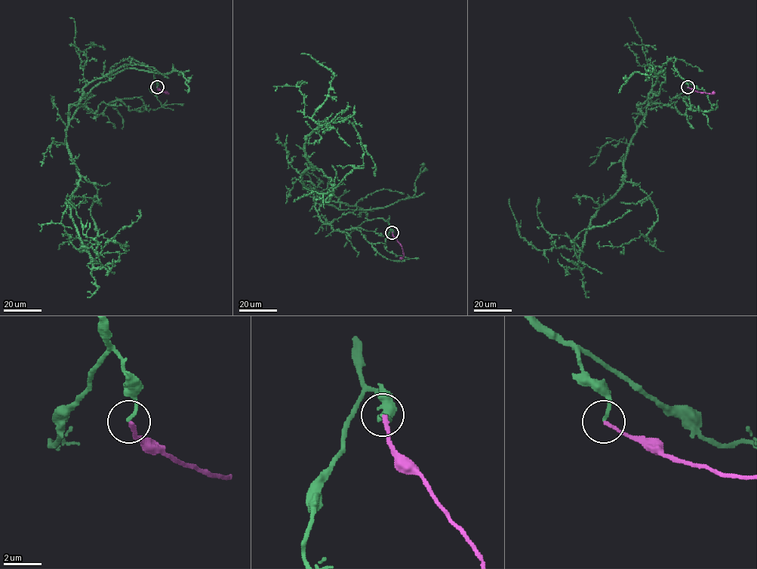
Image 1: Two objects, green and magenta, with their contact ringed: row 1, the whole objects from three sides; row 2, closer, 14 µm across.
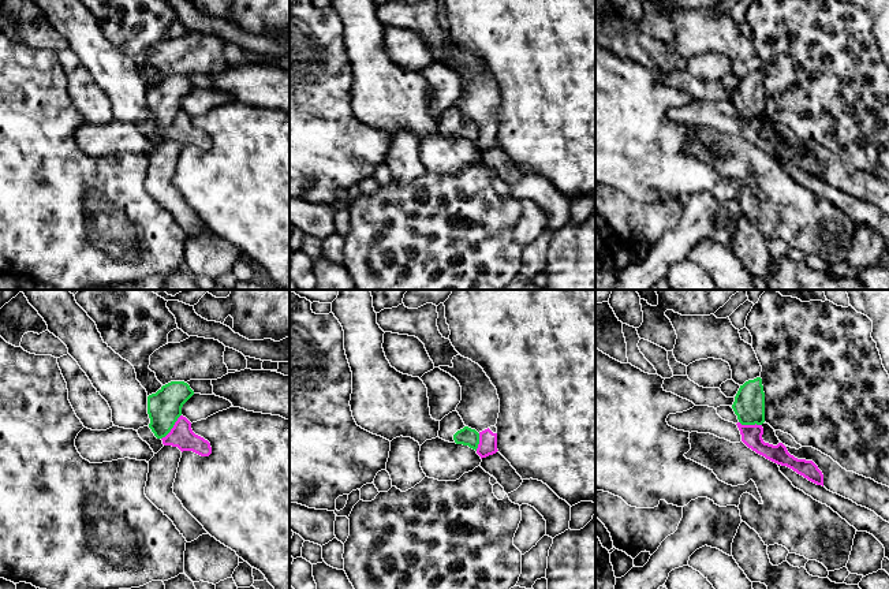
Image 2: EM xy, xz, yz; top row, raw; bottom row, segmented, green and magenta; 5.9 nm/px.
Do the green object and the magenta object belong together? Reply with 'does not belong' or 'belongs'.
does not belong

